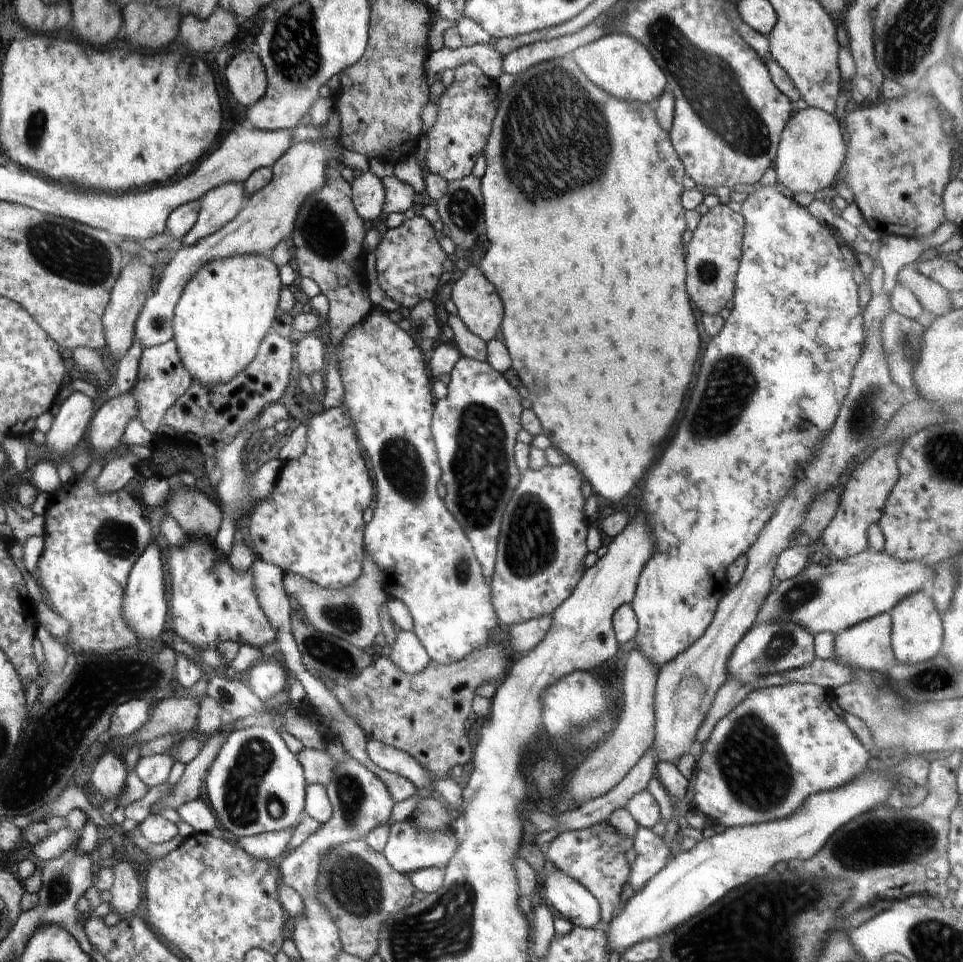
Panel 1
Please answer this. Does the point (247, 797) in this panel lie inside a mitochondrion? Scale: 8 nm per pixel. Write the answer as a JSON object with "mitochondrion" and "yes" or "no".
{"mitochondrion":"yes"}

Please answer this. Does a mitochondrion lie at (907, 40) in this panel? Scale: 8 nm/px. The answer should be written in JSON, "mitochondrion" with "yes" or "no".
{"mitochondrion":"yes"}

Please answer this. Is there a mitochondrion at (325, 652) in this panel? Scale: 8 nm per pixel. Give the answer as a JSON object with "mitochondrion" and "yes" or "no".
{"mitochondrion":"yes"}

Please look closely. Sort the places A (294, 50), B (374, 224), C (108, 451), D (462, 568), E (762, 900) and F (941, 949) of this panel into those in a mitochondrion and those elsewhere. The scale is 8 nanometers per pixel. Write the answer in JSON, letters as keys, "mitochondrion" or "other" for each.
{"A":"mitochondrion","B":"other","C":"other","D":"mitochondrion","E":"mitochondrion","F":"mitochondrion"}

